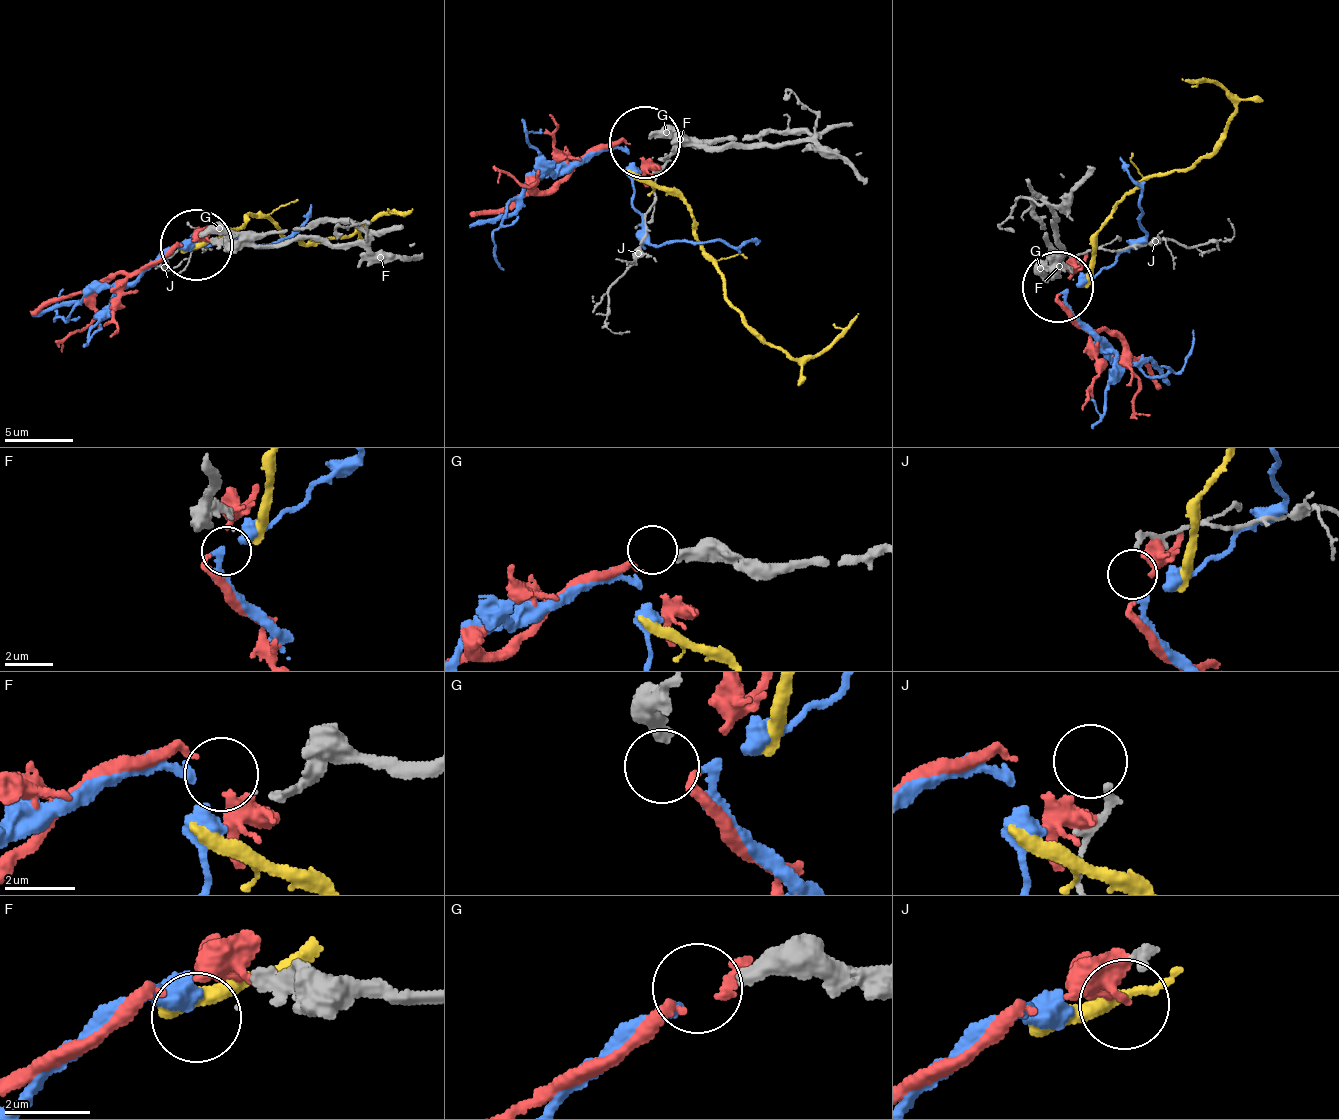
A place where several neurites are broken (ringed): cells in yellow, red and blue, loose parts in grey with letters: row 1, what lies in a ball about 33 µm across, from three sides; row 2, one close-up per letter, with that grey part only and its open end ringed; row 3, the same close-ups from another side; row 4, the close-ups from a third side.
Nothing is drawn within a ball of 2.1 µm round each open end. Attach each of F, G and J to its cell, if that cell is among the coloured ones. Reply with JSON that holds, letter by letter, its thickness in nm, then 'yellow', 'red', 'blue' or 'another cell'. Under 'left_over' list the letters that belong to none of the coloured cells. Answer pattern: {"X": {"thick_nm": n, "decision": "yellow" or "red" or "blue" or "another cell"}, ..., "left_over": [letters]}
{"F": {"thick_nm": 140, "decision": "blue"}, "G": {"thick_nm": 400, "decision": "red"}, "J": {"thick_nm": 240, "decision": "another cell"}, "left_over": ["J"]}

